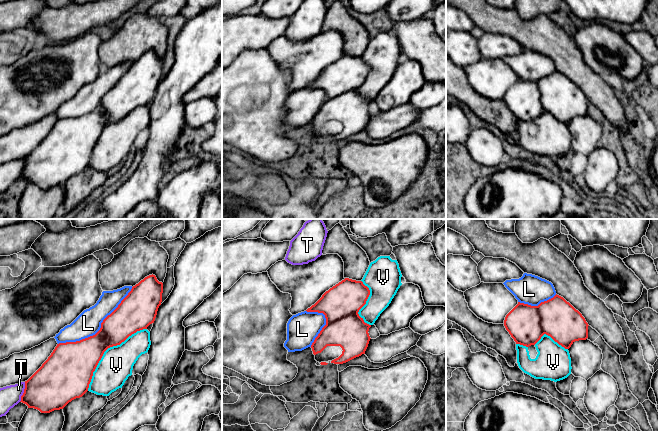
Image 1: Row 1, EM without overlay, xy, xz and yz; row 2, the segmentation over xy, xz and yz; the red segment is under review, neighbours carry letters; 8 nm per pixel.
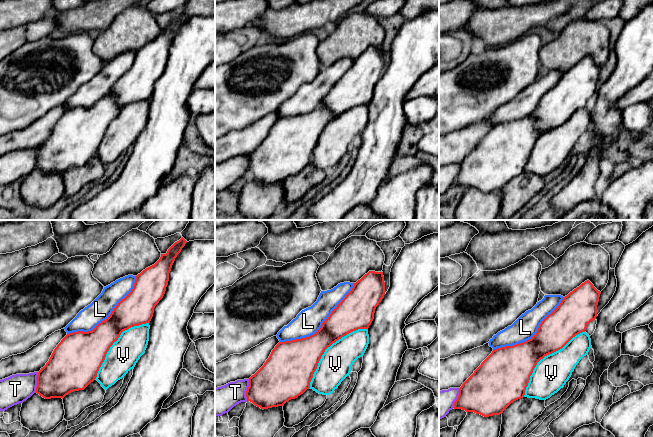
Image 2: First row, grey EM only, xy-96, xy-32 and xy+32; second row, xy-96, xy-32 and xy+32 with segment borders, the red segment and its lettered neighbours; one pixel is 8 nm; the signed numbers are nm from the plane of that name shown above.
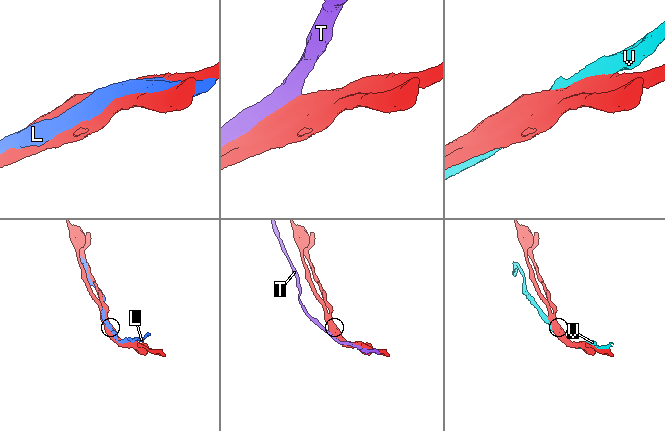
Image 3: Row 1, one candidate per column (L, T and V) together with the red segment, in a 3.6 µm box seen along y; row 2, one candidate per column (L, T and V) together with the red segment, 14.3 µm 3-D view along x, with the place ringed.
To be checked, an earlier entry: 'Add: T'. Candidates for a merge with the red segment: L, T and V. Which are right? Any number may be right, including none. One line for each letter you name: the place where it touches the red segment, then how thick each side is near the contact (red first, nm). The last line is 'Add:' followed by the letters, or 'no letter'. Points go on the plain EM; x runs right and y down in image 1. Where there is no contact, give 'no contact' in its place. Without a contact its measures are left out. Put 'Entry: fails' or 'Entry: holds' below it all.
Add: no letter
Entry: fails

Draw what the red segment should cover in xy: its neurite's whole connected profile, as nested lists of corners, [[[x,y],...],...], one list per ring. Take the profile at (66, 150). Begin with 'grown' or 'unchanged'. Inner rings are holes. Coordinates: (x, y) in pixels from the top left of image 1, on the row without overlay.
unchanged; [[[149,51],[132,63],[95,111],[57,120],[42,142],[25,157],[20,178],[41,189],[50,189],[82,173],[104,128],[154,99],[162,69],[163,59]]]

